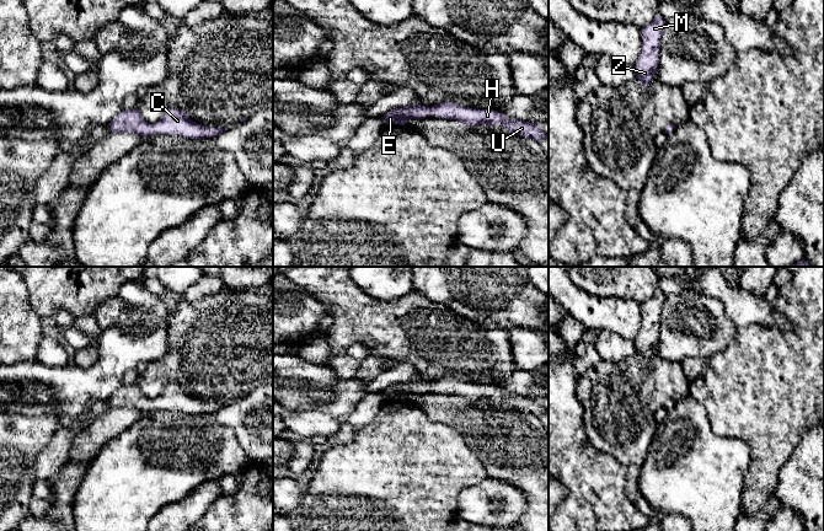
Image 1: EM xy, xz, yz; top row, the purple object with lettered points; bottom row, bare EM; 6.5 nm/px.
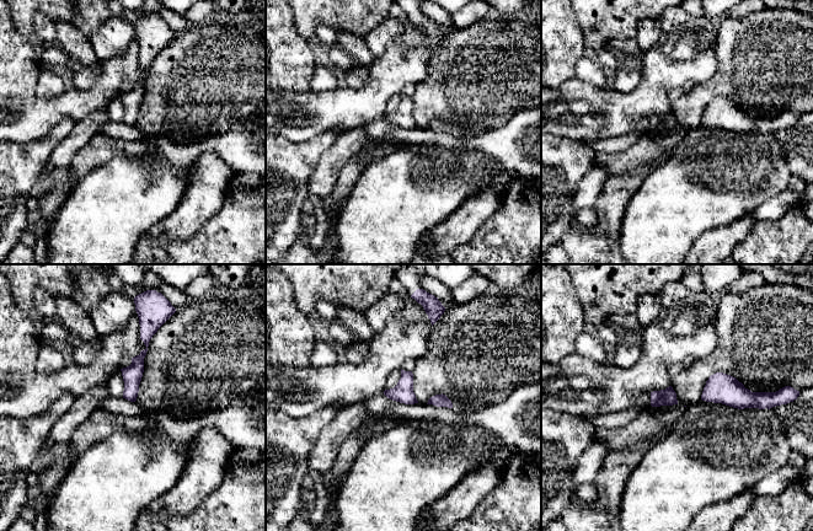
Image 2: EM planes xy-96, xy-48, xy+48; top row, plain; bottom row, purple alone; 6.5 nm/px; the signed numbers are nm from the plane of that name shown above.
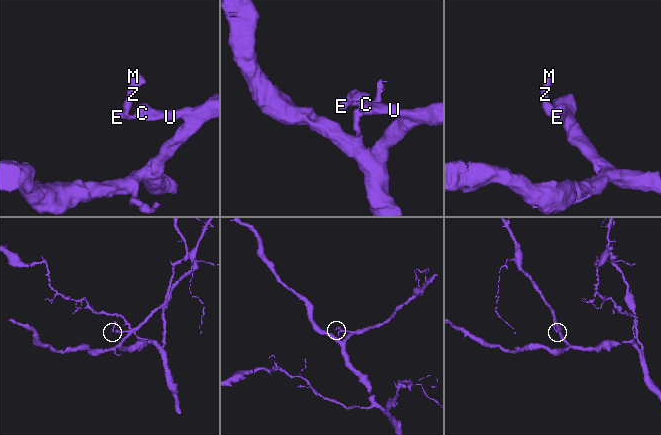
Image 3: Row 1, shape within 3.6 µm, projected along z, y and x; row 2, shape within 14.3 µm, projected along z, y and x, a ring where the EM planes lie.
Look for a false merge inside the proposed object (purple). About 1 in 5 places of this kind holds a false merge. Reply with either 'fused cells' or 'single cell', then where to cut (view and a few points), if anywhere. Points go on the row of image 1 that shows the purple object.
single cell; no cut

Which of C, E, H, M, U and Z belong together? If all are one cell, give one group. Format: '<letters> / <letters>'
C E H M U Z

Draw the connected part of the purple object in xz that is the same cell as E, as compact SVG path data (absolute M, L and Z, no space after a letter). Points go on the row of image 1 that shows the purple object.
M442 102L430 108L414 103L412 106L394 108L381 118L386 125L405 125L410 119L424 119L429 116L435 118L448 118L464 123L467 127L480 124L503 125L508 133L541 141L549 140L549 135L541 132L535 123L513 119L498 111L467 108L451 102Z

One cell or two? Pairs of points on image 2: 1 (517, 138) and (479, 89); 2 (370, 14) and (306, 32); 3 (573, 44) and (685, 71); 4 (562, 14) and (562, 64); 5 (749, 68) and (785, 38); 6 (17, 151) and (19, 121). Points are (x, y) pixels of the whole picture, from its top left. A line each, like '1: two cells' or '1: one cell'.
1: two cells
2: one cell
3: two cells
4: one cell
5: one cell
6: two cells

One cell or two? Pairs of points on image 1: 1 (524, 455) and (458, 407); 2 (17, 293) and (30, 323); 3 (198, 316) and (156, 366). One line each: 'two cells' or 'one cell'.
1: one cell
2: one cell
3: one cell

